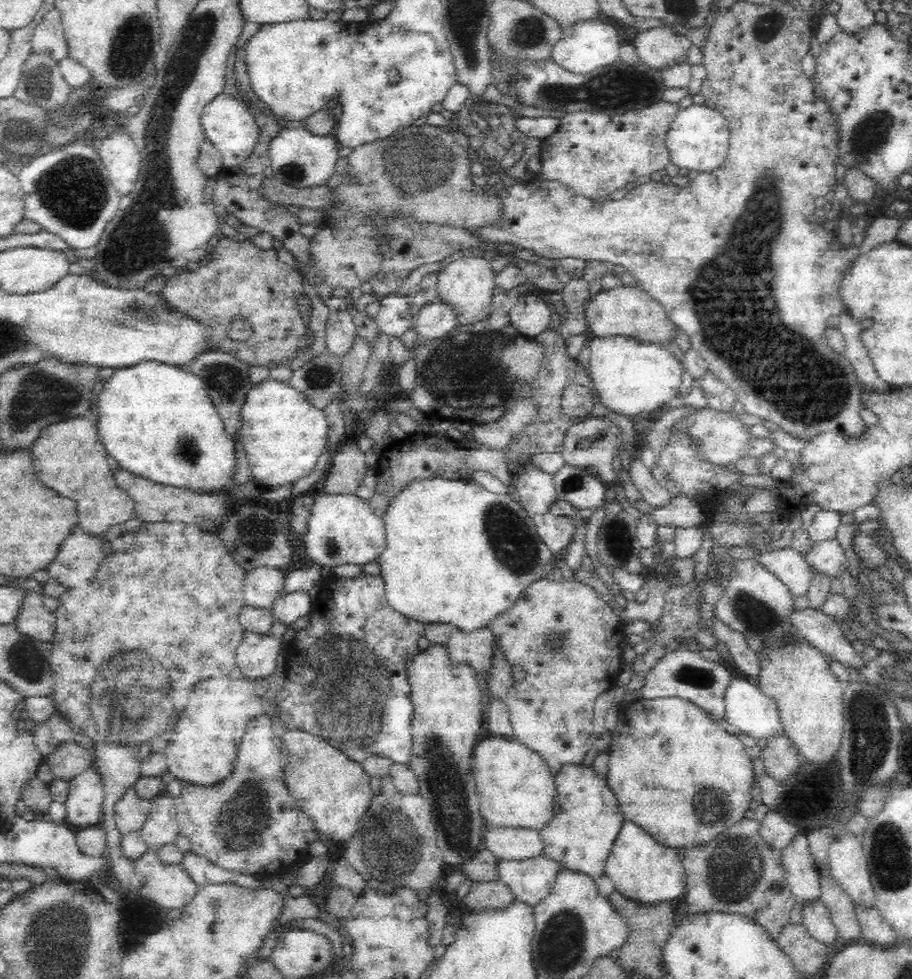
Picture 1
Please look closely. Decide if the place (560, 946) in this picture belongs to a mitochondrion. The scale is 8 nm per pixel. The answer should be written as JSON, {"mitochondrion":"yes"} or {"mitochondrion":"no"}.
{"mitochondrion":"yes"}

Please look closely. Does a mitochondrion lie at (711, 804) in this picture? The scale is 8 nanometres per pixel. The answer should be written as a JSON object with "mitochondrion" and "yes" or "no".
{"mitochondrion":"yes"}

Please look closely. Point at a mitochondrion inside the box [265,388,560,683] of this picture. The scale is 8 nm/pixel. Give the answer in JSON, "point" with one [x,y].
{"point":[513,544]}

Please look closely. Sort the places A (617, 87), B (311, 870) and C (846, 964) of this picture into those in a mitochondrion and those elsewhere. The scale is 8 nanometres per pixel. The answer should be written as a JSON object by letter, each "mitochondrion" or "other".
{"A":"mitochondrion","B":"other","C":"other"}

